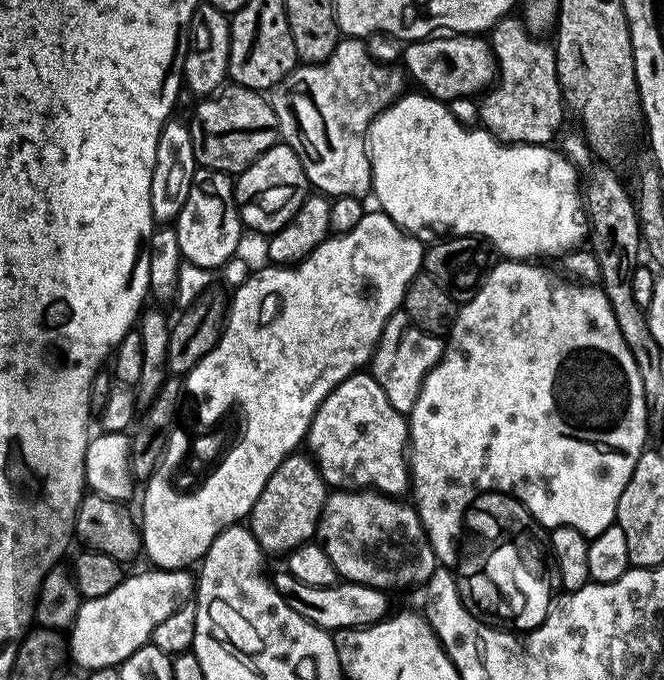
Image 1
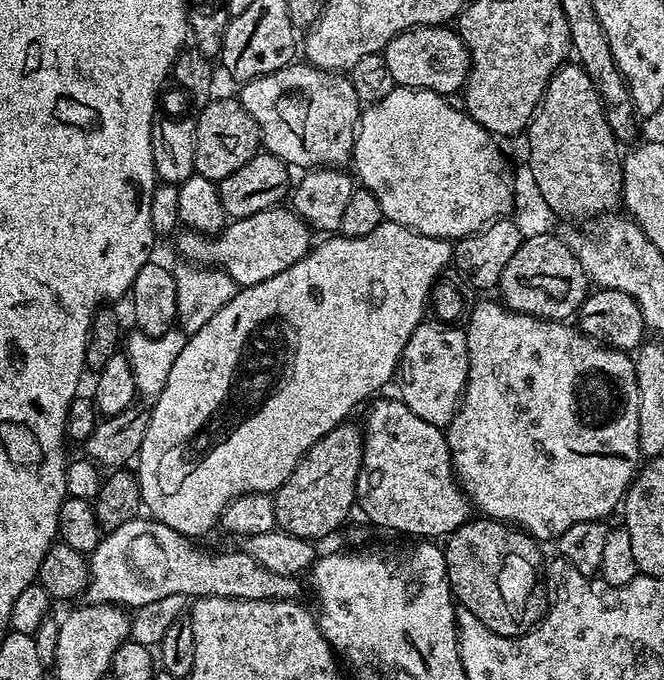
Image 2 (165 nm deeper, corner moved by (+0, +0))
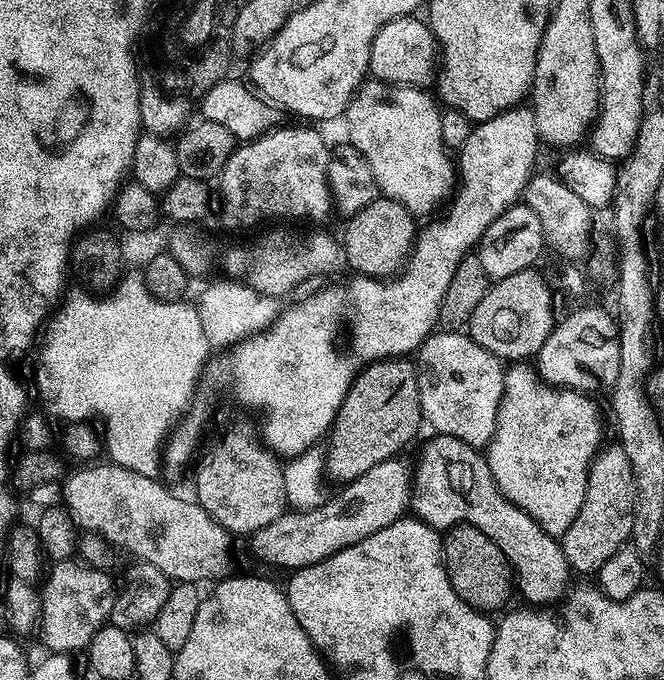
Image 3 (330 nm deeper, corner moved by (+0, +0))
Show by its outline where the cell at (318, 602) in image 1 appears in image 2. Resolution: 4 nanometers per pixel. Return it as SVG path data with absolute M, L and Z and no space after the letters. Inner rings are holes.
M151 518L122 522L118 530L101 535L98 546L87 557L87 603L114 604L135 610L146 606L146 602L158 602L158 598L166 598L166 594L182 594L186 598L217 596L231 600L296 600L299 597L301 581L297 577L274 574L274 570L266 570L262 562L254 562L254 558L250 558L250 554L242 550L203 552L200 548L194 548L192 544L193 541L178 534L178 530L170 530L170 526Z

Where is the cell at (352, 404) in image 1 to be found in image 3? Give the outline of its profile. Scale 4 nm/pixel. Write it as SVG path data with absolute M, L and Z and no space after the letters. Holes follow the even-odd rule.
M432 434L429 437L424 444L424 449L420 452L420 457L416 460L416 468L414 464L414 471L410 476L410 508L415 519L422 520L437 530L449 530L462 524L476 527L482 534L486 534L499 550L502 550L502 554L512 565L515 587L519 594L521 592L528 599L525 601L529 605L542 606L550 603L548 602L550 600L559 601L564 592L562 588L567 584L568 576L570 577L566 554L562 550L559 539L546 534L546 530L542 530L542 526L538 526L538 522L530 518L530 514L514 506L501 494L490 474L487 459L477 449L458 438L439 434Z

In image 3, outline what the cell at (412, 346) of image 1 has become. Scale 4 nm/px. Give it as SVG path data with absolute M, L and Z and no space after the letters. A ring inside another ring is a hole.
M436 330L414 356L420 414L433 433L458 438L477 450L488 447L506 371L502 360L463 331Z

